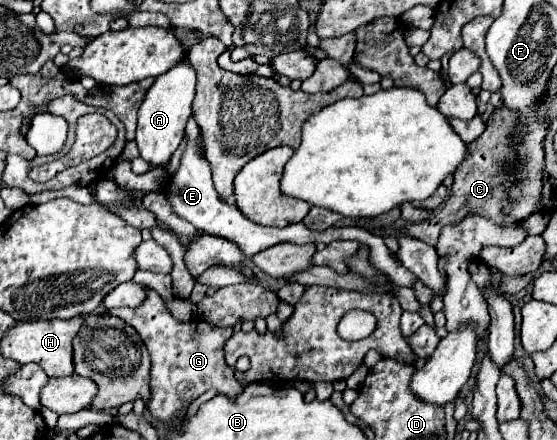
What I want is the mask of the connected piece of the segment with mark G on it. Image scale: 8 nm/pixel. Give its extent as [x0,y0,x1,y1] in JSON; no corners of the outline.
[111,290,243,420]

